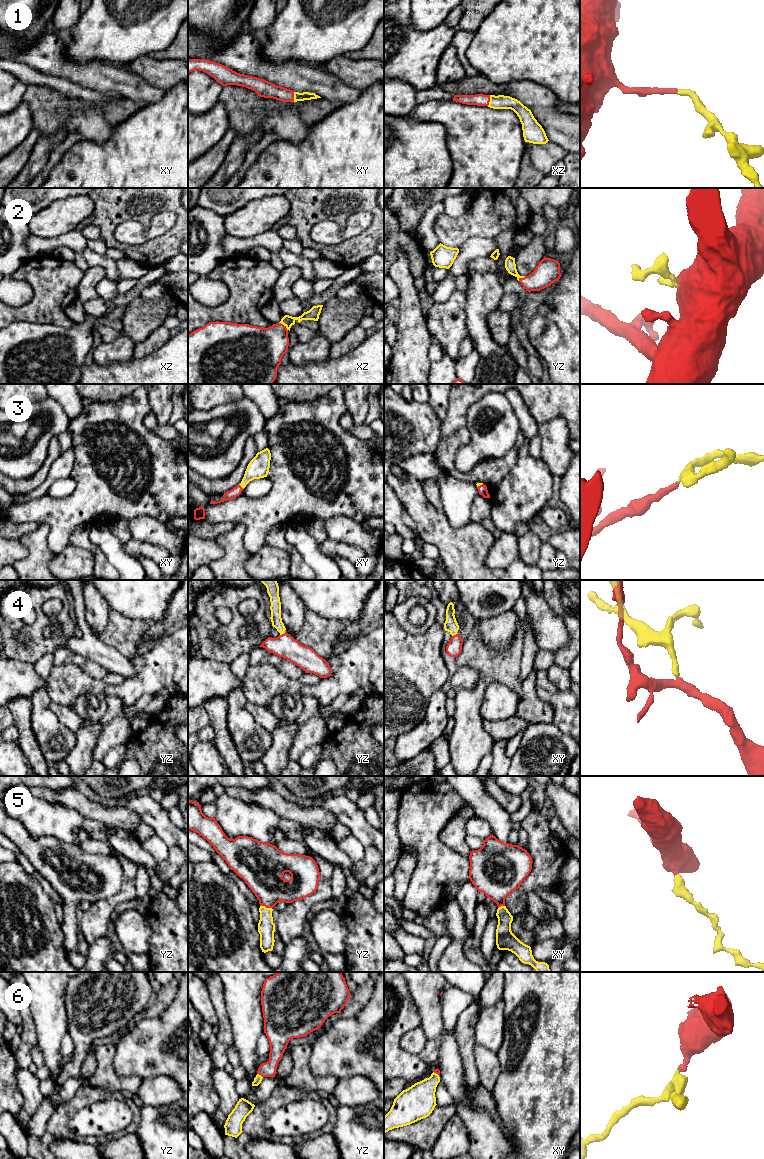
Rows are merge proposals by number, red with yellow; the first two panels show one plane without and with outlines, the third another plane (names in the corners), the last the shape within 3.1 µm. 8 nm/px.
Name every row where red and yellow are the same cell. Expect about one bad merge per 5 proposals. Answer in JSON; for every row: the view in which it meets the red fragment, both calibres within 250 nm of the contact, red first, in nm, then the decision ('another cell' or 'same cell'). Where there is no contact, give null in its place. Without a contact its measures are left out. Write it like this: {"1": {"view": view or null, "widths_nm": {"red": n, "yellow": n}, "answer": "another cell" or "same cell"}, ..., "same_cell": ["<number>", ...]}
{"1": {"view": "xz", "widths_nm": {"red": 100, "yellow": 110}, "answer": "same cell"}, "2": {"view": "xz", "widths_nm": {"red": 340, "yellow": 90}, "answer": "same cell"}, "3": {"view": "xy", "widths_nm": {"red": 80, "yellow": 160}, "answer": "same cell"}, "4": {"view": "yz", "widths_nm": {"red": 180, "yellow": 90}, "answer": "same cell"}, "5": {"view": "yz", "widths_nm": {"red": 300, "yellow": 140}, "answer": "same cell"}, "6": {"view": "yz", "widths_nm": {"red": 130, "yellow": 60}, "answer": "same cell"}, "same_cell": ["1", "2", "3", "4", "5", "6"]}

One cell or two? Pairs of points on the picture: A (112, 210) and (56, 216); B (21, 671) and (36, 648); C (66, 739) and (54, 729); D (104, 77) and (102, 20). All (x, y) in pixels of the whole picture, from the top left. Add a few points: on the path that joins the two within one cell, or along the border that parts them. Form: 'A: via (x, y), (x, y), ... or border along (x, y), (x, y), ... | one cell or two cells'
A: border along (91, 198), (93, 211), (84, 219) | two cells
B: border along (10, 659), (29, 662), (32, 665) | two cells
C: via (63, 738), (57, 732) | one cell
D: border along (80, 63), (102, 61), (117, 66) | two cells

